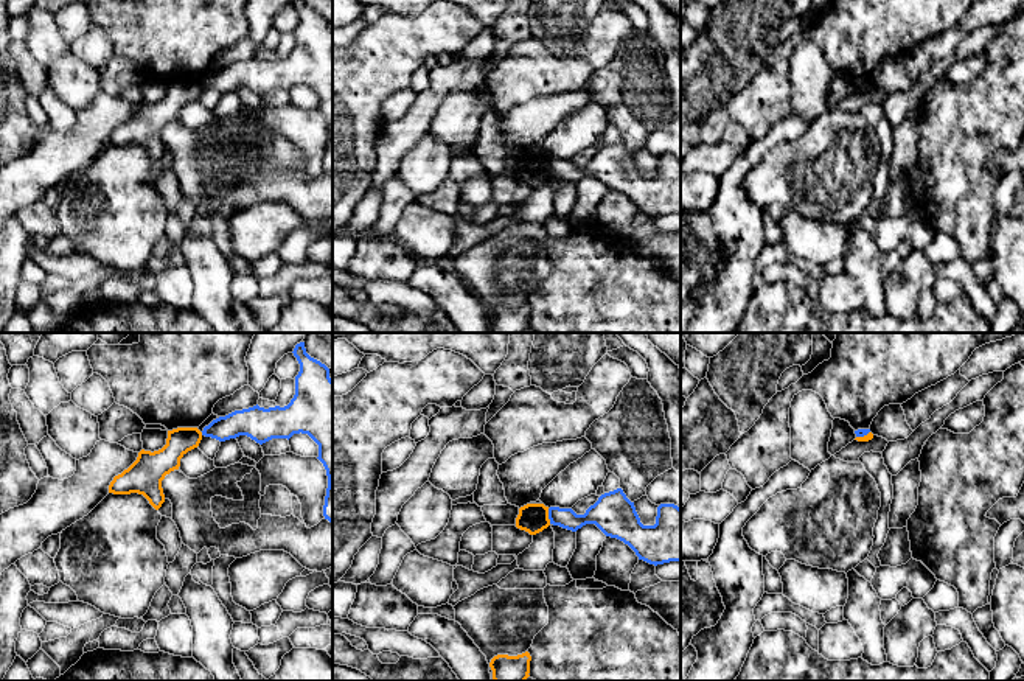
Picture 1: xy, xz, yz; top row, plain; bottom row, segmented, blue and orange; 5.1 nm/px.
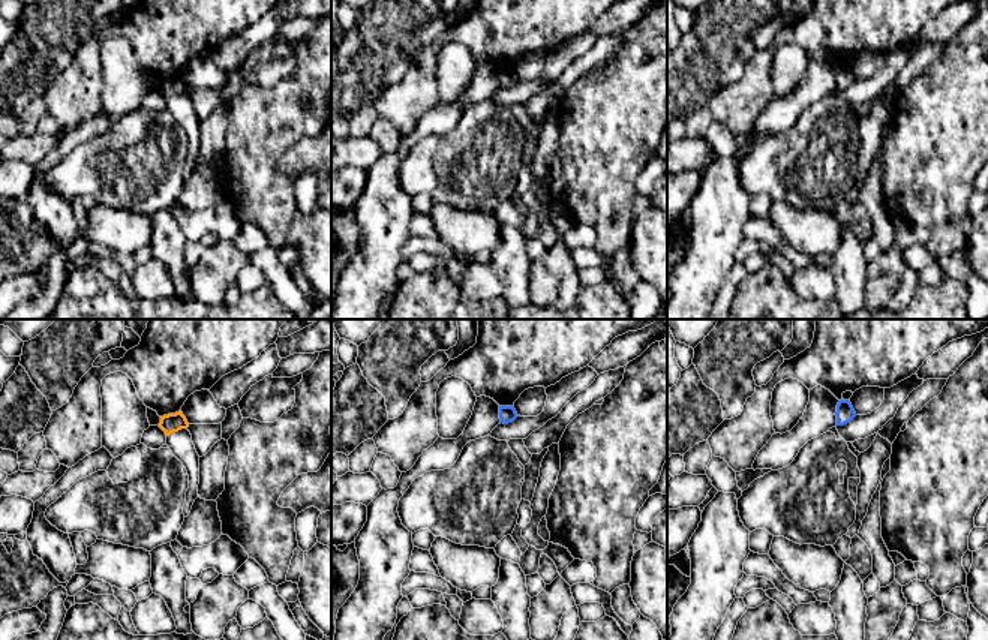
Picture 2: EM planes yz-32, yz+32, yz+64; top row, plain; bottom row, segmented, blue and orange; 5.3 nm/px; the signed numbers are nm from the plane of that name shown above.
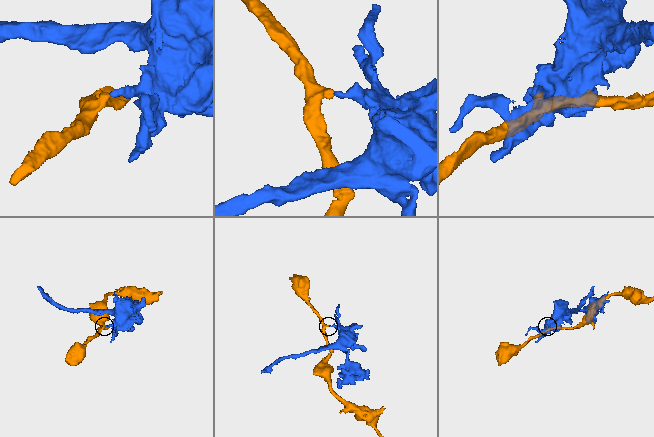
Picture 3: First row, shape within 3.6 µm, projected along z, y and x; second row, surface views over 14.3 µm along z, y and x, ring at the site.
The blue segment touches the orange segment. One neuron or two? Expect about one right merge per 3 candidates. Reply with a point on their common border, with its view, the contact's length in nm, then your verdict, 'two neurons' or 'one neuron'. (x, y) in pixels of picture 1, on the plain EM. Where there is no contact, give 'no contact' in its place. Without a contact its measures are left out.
contact xz (549, 168); length 80 nm; two neurons

